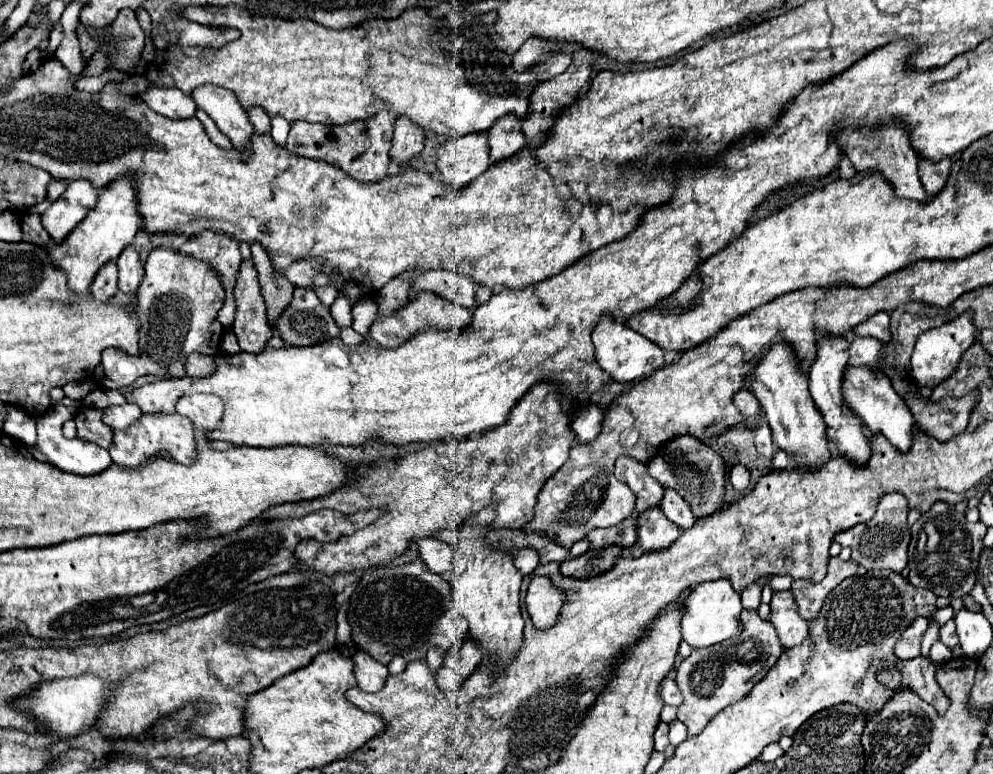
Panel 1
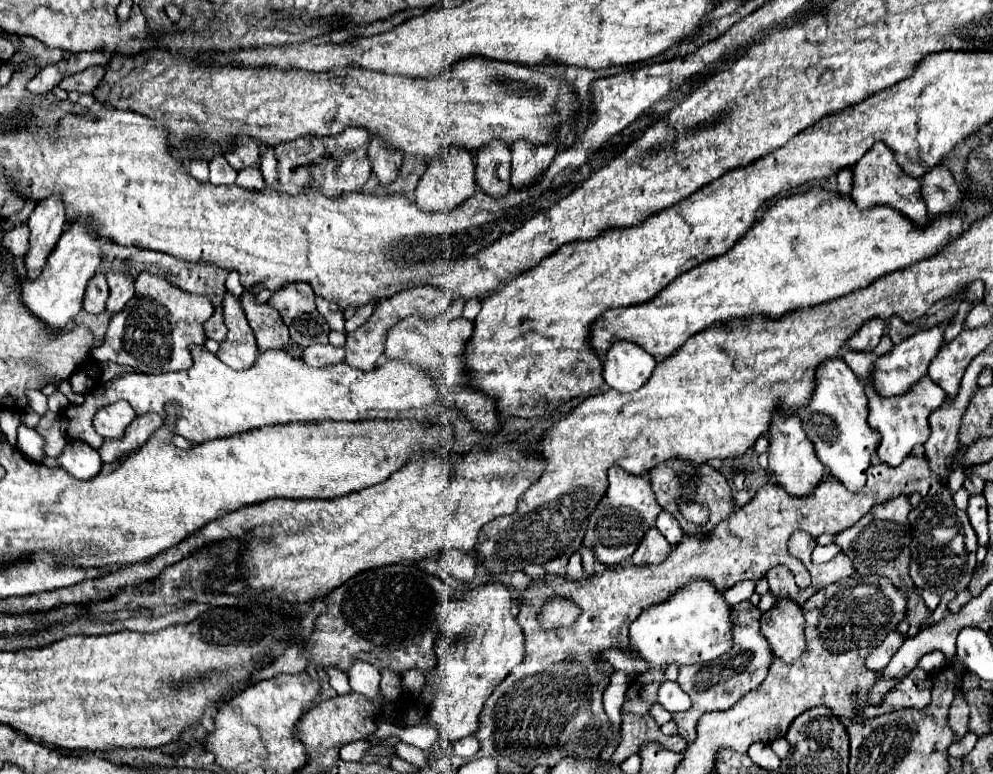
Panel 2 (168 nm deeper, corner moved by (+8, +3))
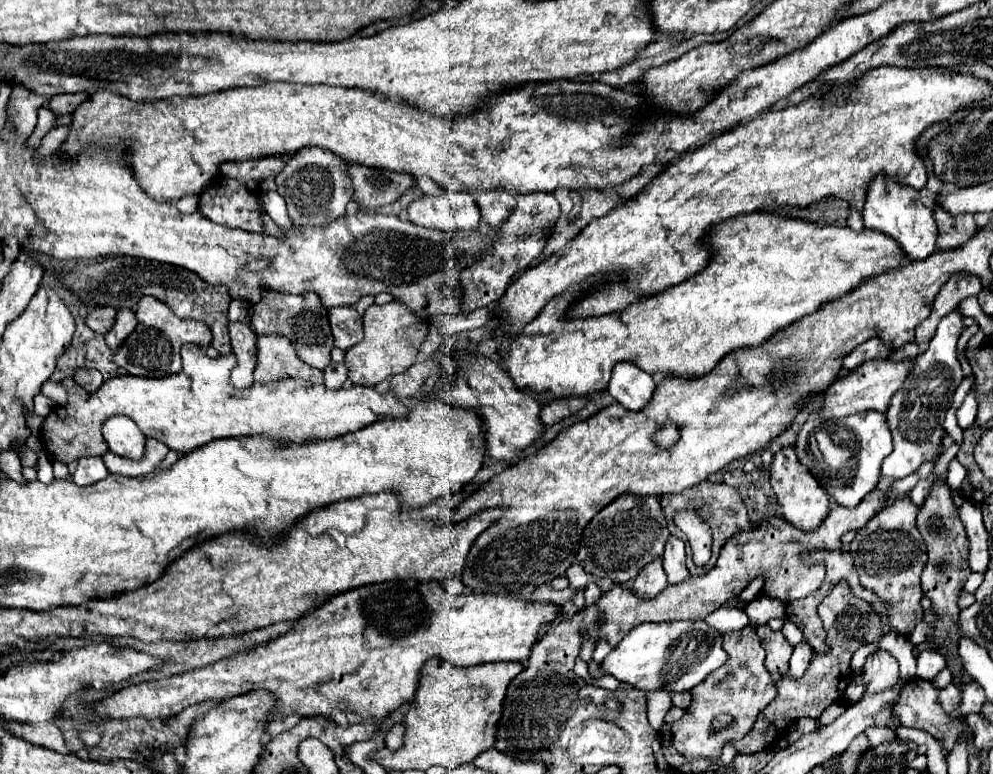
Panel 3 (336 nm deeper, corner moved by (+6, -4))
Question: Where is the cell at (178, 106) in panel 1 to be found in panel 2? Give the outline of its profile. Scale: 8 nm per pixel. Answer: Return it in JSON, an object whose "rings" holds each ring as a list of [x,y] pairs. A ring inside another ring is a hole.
{"rings":[[[194,160],[190,164],[186,164],[188,174],[196,180],[196,182],[208,182],[208,164],[204,160]]]}

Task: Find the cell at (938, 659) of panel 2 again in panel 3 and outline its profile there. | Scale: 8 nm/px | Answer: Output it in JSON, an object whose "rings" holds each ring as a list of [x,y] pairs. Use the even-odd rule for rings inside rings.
{"rings":[[[934,649],[922,651],[916,661],[918,661],[916,675],[922,677],[922,679],[928,679],[928,681],[932,681],[936,677],[936,673],[940,673],[946,667],[944,657],[938,651],[934,651]]]}

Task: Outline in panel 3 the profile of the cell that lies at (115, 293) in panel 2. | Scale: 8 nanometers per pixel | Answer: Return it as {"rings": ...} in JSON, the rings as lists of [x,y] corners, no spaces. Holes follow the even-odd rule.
{"rings":[[[120,309],[116,313],[116,321],[112,329],[104,335],[108,347],[116,349],[130,335],[130,331],[134,331],[134,327],[136,327],[136,313],[132,309]]]}

